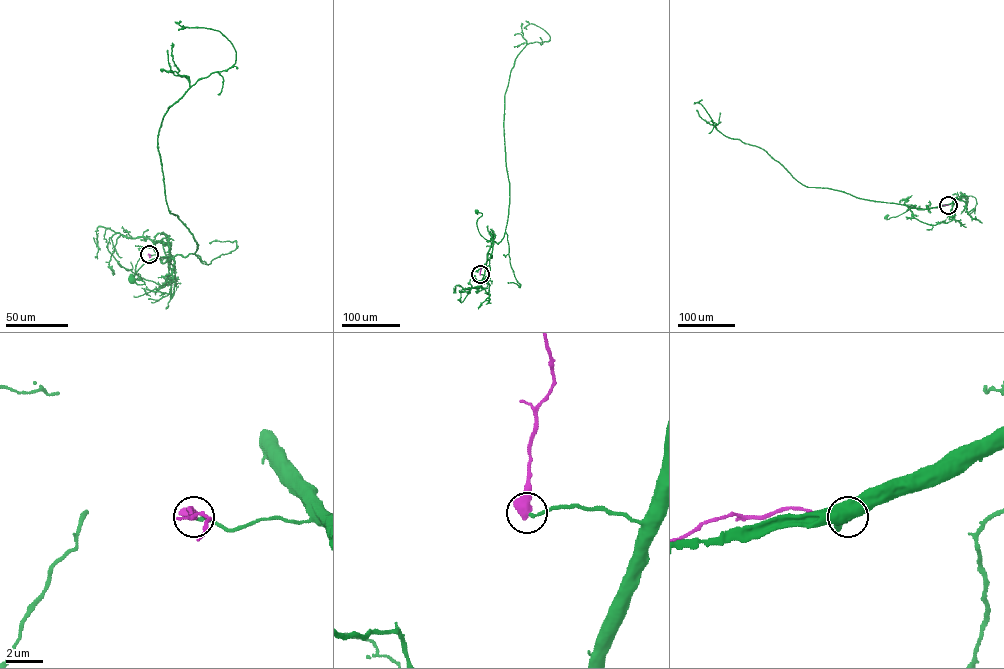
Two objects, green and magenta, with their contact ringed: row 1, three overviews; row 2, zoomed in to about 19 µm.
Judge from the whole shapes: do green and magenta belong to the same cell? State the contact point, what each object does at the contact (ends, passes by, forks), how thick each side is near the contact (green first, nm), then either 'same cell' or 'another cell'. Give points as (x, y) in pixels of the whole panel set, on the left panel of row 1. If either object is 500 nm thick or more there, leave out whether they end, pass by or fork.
place (149, 254); calibres 150 and 600 nm; same cell

